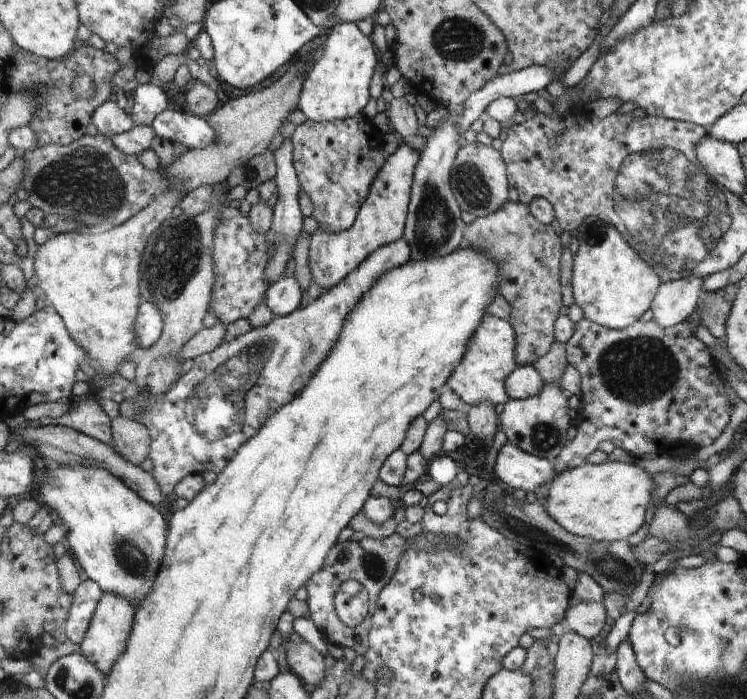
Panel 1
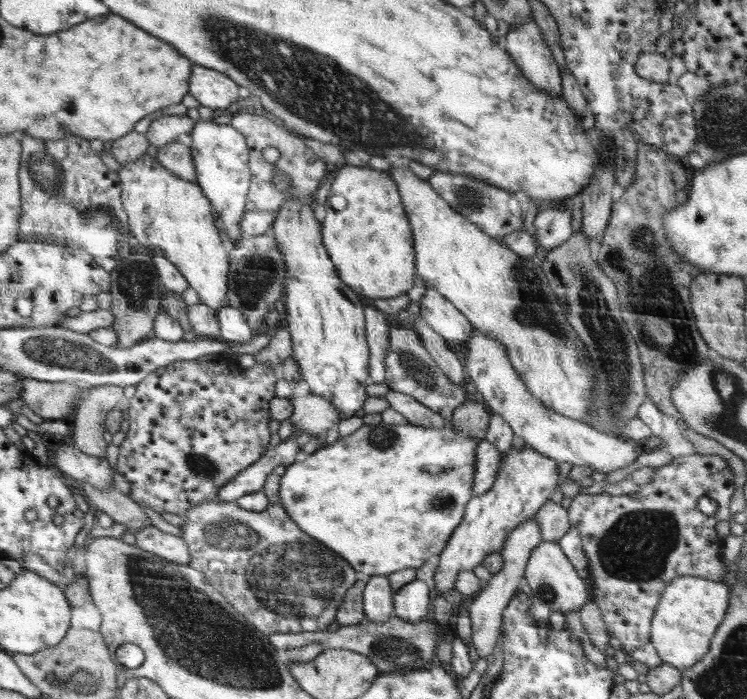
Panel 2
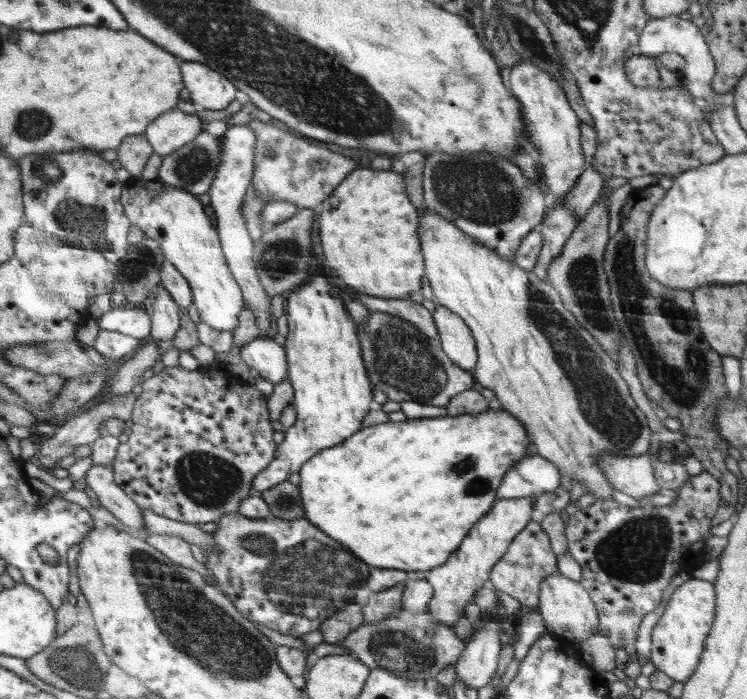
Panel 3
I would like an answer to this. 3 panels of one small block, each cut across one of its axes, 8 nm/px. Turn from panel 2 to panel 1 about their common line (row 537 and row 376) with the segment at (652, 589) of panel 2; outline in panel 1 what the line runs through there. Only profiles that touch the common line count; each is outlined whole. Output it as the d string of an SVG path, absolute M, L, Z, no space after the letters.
M696 310L693 316L688 317L684 322L674 325L671 328L662 328L662 326L653 319L647 322L638 320L634 322L634 325L628 326L628 328L624 330L610 330L610 328L605 328L598 323L588 320L588 318L582 318L580 322L577 322L574 326L574 334L566 342L565 348L567 363L575 366L581 376L580 398L583 406L582 413L575 419L577 430L574 439L565 446L564 450L561 450L558 458L552 460L557 475L577 468L577 466L584 465L590 454L598 450L598 446L602 440L610 440L616 448L622 448L622 450L626 450L630 455L637 457L662 455L662 452L666 452L666 446L668 446L668 444L674 446L674 442L683 442L687 447L693 449L710 446L710 444L722 434L722 428L726 428L726 424L728 424L728 420L730 420L730 402L726 400L726 394L724 394L724 388L726 388L726 386L720 382L722 378L718 376L718 372L716 372L716 368L714 368L714 362L719 362L719 360L718 358L714 358L710 346L706 346L706 342L702 342L702 338L698 338L696 326L699 325L699 322L697 321L697 317L698 311Z

